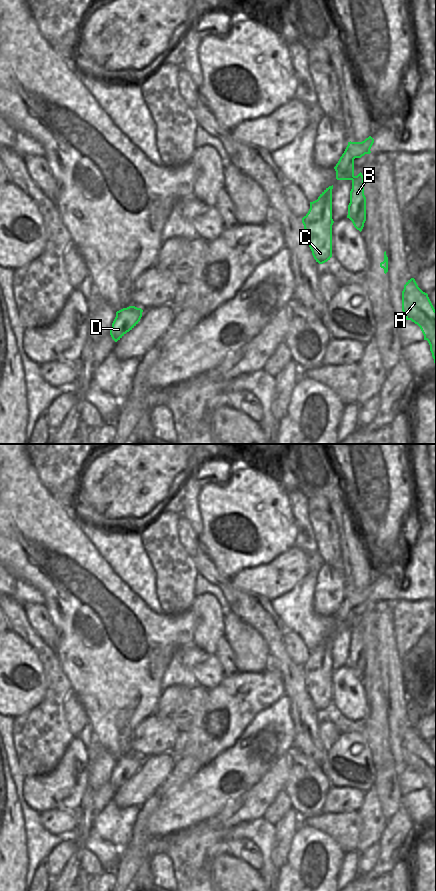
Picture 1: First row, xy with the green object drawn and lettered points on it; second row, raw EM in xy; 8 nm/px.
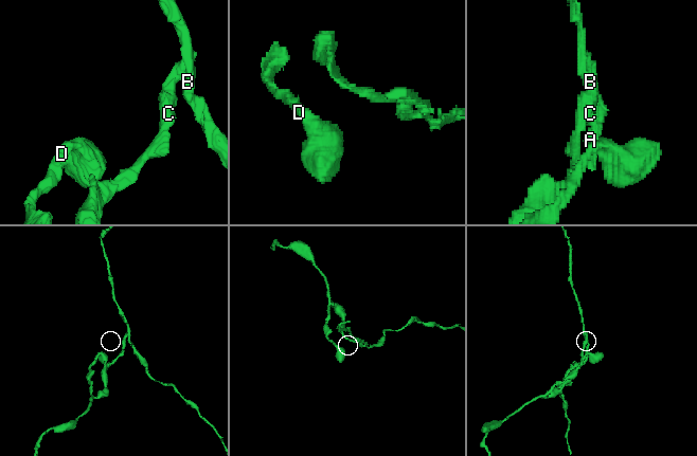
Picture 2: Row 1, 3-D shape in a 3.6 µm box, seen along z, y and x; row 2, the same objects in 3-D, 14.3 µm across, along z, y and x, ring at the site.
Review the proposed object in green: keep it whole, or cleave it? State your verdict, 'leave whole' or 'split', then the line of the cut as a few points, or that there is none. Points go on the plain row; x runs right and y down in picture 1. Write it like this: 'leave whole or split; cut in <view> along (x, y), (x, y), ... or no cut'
split; cut in xy along (354, 624), (352, 628)

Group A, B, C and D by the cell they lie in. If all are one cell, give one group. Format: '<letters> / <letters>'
A B / C D

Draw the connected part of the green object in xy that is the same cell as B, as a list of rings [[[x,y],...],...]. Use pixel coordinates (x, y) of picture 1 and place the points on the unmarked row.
[[[361,620],[352,628],[347,666],[352,669],[357,678],[362,679],[366,669],[366,645],[364,643],[364,625]]]

